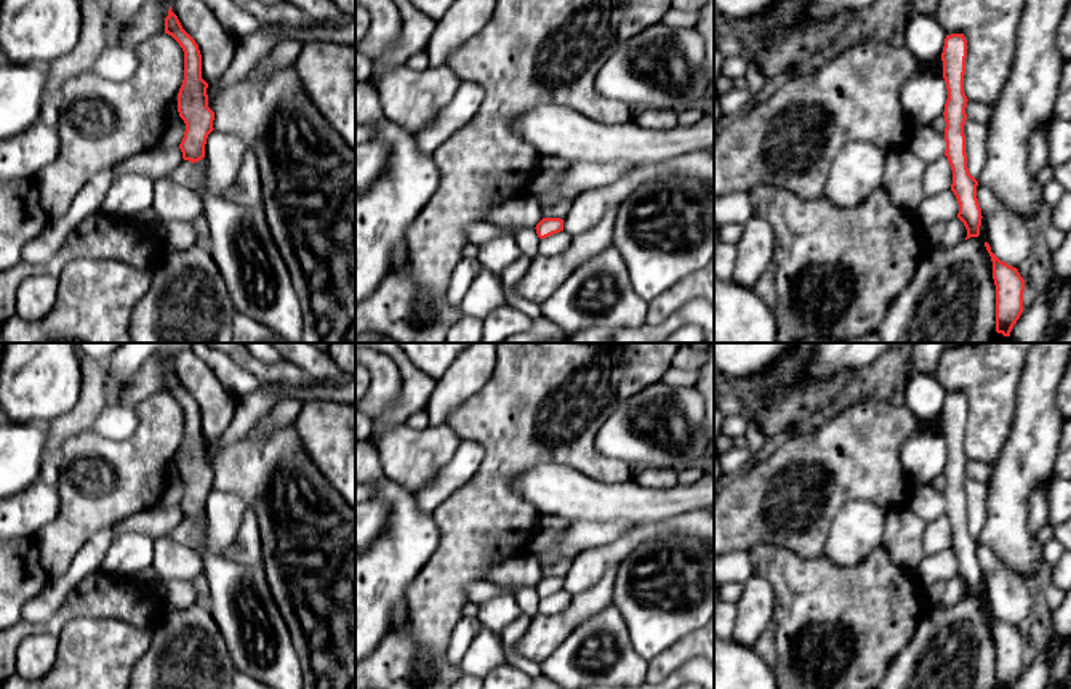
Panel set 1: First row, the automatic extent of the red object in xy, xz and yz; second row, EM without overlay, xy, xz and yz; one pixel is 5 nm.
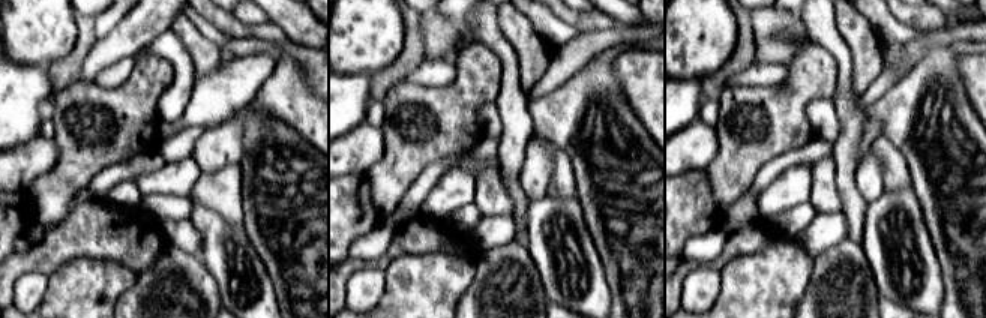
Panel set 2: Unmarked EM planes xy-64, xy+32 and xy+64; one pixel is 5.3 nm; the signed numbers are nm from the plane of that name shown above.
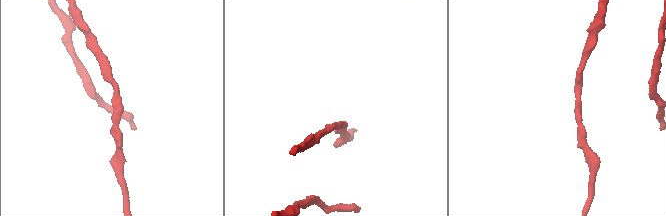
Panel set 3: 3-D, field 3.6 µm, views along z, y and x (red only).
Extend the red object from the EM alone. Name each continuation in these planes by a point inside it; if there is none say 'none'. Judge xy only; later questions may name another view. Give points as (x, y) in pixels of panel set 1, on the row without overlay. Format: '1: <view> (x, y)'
none

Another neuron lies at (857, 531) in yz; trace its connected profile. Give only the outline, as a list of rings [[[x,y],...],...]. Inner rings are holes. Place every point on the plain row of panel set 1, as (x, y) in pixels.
[[[850,502],[834,518],[823,556],[839,567],[856,567],[884,543],[888,513],[871,502]]]

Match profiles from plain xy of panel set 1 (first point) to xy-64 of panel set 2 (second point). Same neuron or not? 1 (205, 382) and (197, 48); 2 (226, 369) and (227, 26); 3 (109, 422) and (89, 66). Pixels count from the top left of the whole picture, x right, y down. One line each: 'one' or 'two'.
1: one
2: two
3: two

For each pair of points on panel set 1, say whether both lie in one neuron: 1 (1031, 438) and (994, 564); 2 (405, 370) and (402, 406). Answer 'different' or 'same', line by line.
1: different
2: same

